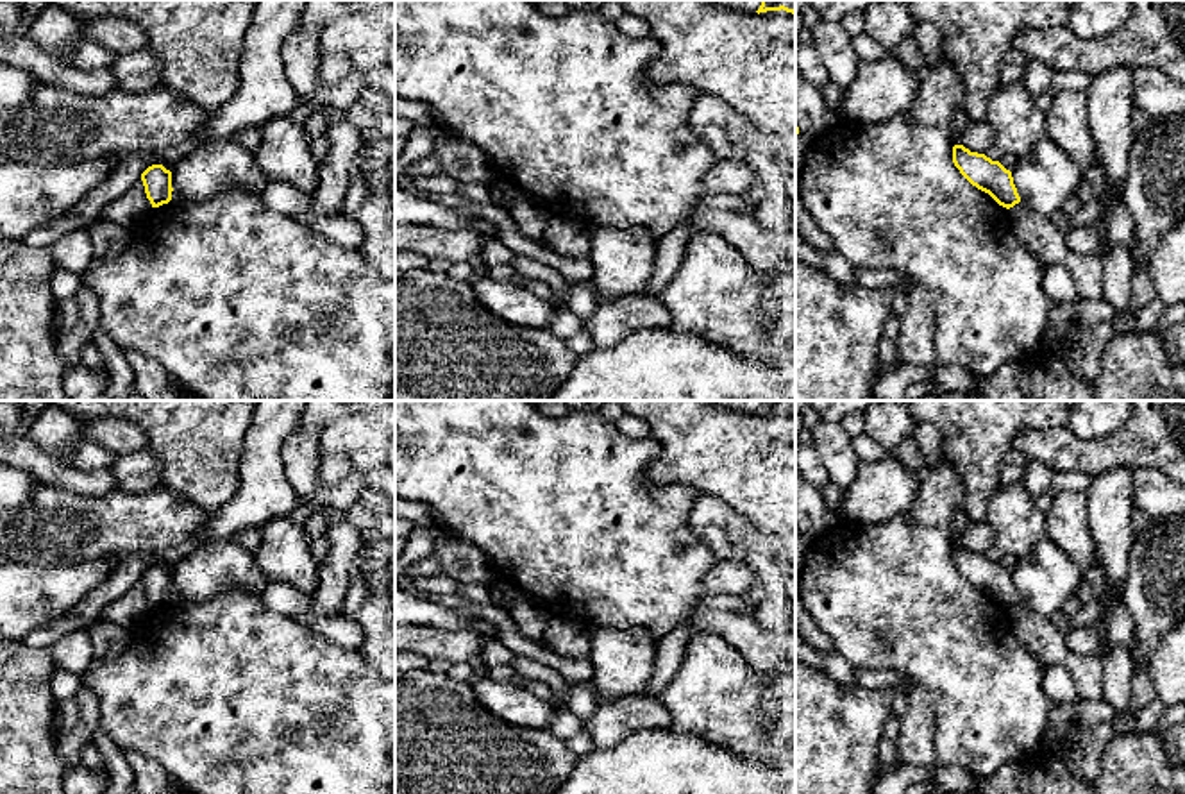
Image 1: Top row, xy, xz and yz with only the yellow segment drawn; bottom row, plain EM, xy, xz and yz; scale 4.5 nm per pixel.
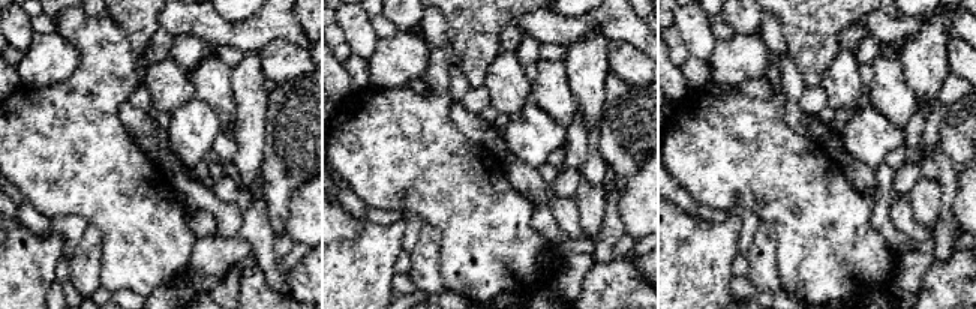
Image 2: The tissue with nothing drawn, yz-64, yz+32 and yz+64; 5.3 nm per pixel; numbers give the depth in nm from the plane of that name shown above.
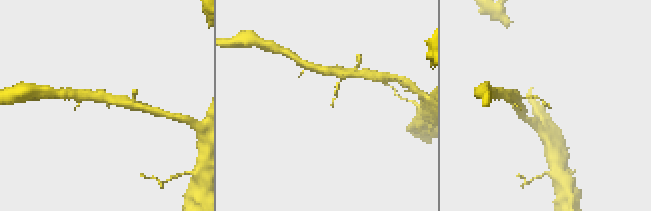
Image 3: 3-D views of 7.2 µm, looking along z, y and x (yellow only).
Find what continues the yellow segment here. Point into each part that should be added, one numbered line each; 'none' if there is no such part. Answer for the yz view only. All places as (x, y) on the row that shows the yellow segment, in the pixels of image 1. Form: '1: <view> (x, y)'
none

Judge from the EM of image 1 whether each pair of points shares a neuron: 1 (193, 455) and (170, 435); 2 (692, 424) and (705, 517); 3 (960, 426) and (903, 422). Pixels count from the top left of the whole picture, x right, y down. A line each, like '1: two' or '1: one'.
1: one
2: two
3: two

